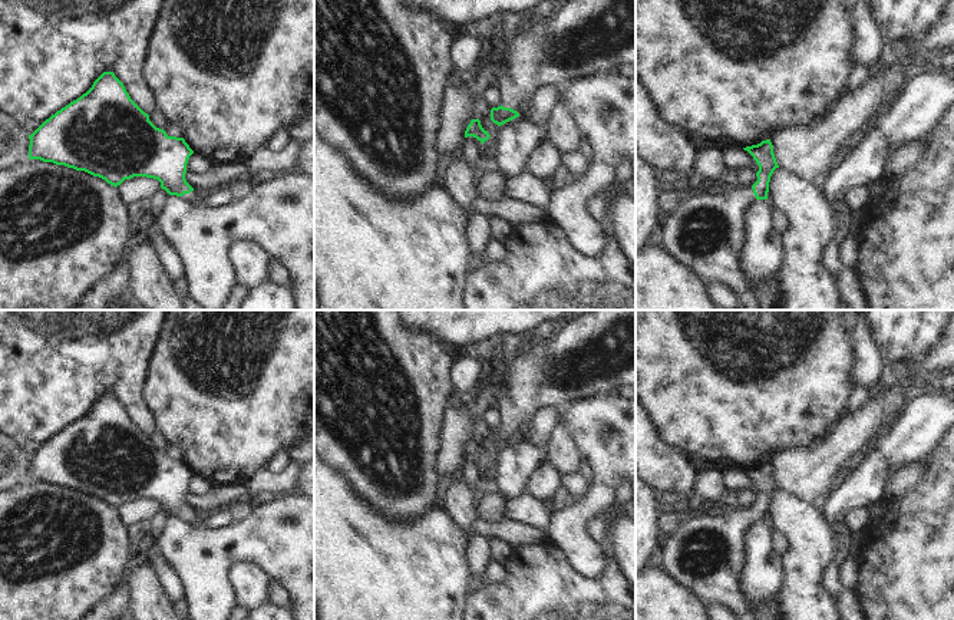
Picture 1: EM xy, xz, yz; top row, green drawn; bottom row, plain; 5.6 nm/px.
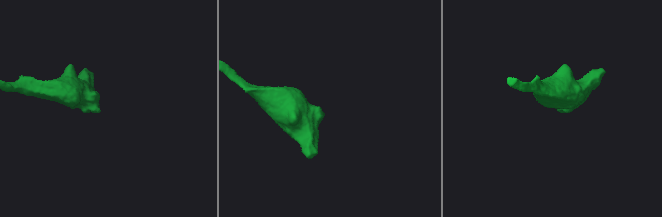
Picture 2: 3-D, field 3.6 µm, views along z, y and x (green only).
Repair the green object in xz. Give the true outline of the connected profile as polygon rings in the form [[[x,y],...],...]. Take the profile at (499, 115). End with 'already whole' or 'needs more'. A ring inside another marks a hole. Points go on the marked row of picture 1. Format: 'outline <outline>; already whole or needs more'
outline [[[568,0],[554,16],[528,17],[526,26],[511,40],[492,42],[485,47],[489,55],[489,82],[493,83],[502,105],[491,109],[491,121],[498,126],[518,118],[537,88],[564,86],[577,78],[615,72],[621,63],[636,65],[636,0]]]; needs more

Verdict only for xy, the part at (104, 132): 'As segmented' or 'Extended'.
Extended.

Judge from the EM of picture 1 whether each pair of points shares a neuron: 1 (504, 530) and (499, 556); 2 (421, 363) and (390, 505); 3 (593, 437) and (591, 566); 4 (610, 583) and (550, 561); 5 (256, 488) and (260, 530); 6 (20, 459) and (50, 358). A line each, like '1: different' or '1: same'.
1: different
2: same
3: same
4: same
5: different
6: different

